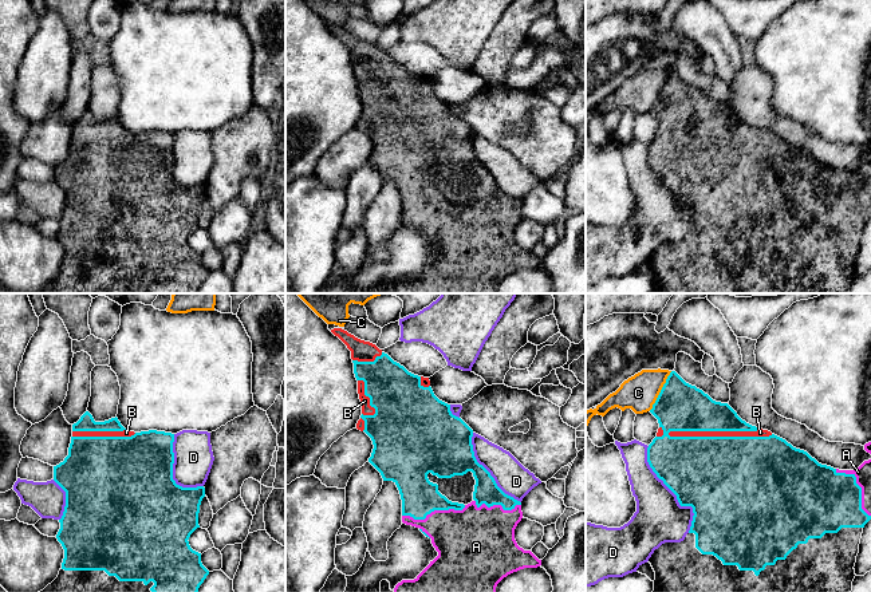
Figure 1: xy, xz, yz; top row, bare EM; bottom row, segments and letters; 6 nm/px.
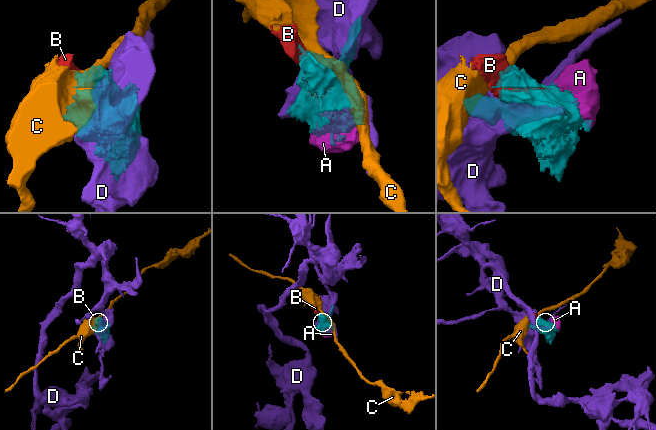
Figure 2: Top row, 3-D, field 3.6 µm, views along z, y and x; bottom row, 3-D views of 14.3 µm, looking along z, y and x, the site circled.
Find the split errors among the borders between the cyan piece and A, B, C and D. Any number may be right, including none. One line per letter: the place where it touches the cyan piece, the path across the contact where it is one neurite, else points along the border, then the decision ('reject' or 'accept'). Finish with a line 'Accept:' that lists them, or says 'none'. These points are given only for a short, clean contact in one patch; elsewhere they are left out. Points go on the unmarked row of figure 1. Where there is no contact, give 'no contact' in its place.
A: meets cyan in xz at (433, 210); accept
B: meets cyan in yz at (720, 137); accept
C: meets cyan in yz at (661, 91); reject
D: meets cyan in yz at (673, 192); reject
Accept: A, B

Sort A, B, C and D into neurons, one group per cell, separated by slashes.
A B / C / D

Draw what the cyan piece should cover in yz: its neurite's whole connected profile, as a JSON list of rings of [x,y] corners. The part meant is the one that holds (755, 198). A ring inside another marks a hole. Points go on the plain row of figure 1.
[[[675,71],[667,76],[650,113],[658,119],[659,129],[647,147],[647,162],[657,177],[677,196],[679,205],[691,206],[694,213],[685,240],[662,244],[649,258],[655,272],[653,293],[851,293],[863,228],[871,220],[871,159],[854,170],[821,165],[785,139],[746,123],[728,103],[713,100],[702,90],[686,83]]]

